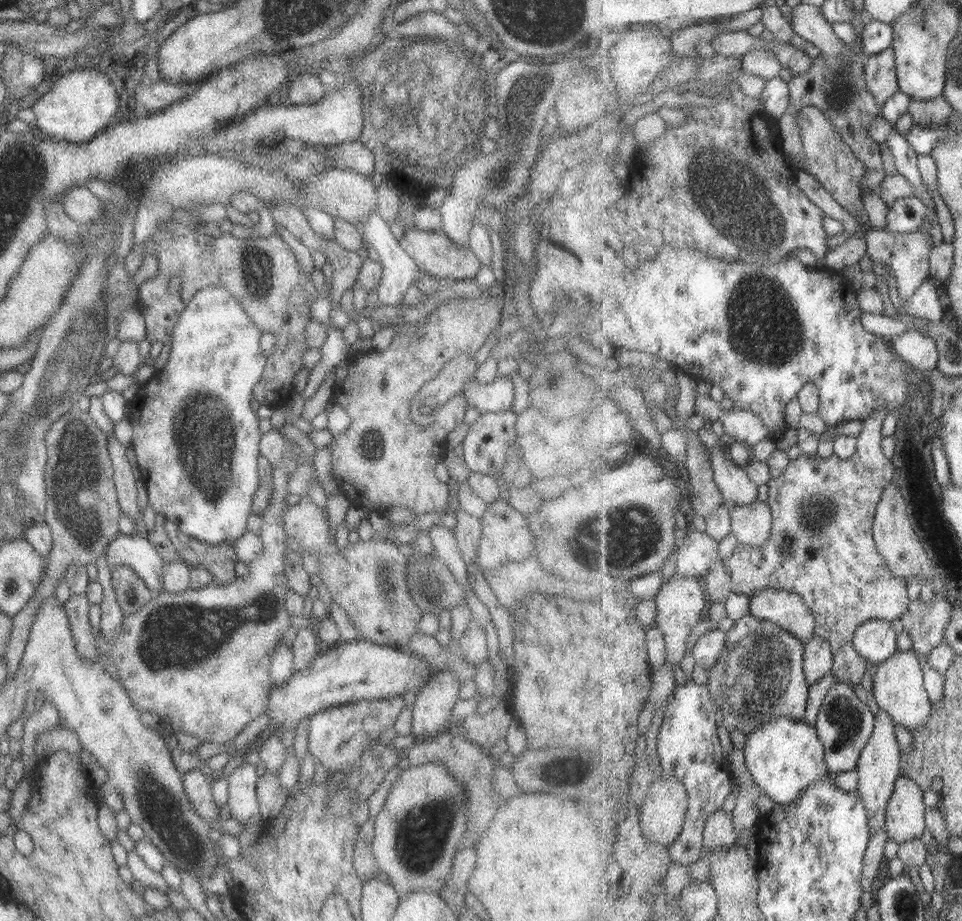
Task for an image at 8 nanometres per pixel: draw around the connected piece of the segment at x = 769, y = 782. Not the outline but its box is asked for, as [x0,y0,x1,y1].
[746,716,832,806]

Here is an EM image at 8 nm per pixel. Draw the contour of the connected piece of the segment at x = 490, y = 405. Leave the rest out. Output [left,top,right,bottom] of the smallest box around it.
[463,377,513,413]

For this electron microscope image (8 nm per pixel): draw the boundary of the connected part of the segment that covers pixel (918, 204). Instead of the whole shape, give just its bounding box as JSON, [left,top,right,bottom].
[884,197,933,233]

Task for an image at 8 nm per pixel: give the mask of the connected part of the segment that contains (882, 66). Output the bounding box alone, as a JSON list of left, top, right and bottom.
[866,46,900,112]

